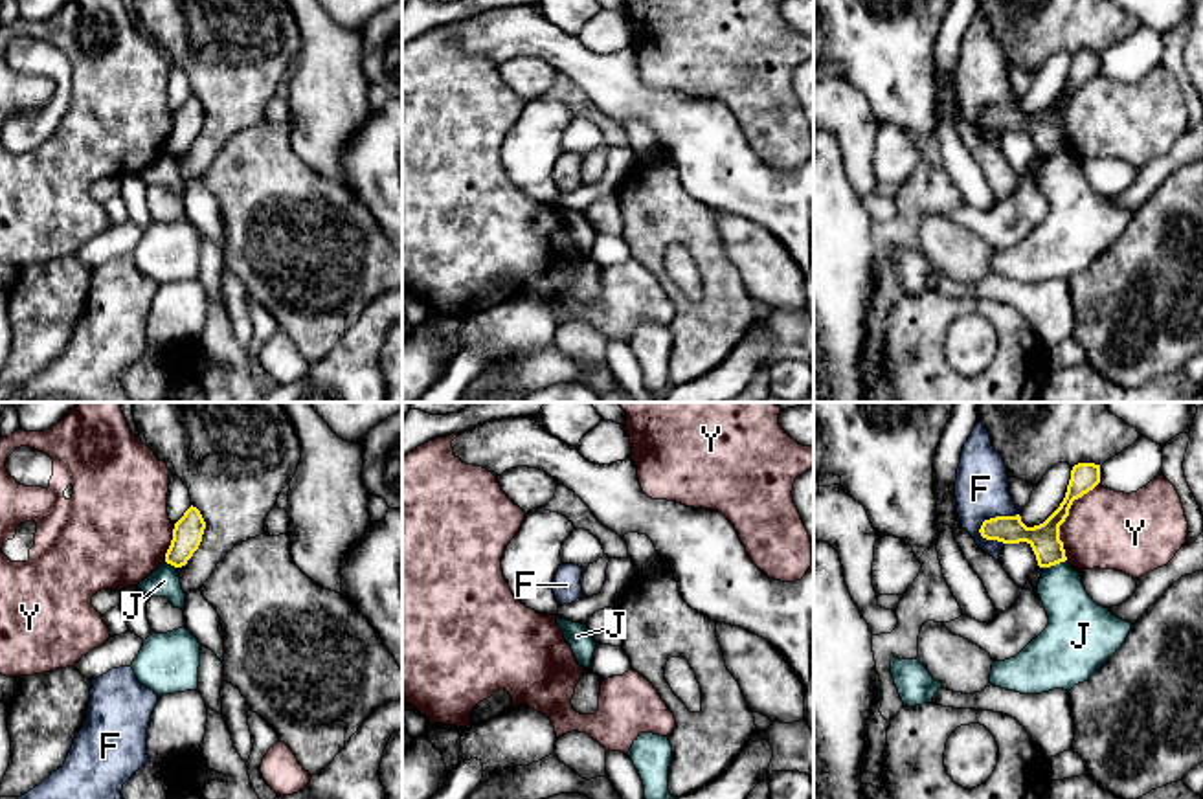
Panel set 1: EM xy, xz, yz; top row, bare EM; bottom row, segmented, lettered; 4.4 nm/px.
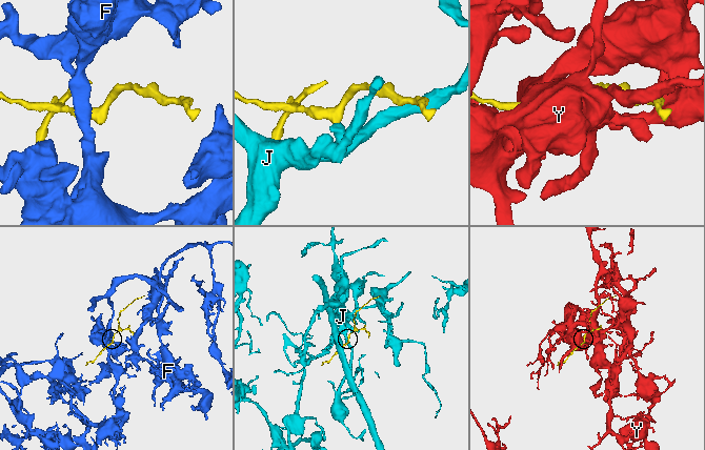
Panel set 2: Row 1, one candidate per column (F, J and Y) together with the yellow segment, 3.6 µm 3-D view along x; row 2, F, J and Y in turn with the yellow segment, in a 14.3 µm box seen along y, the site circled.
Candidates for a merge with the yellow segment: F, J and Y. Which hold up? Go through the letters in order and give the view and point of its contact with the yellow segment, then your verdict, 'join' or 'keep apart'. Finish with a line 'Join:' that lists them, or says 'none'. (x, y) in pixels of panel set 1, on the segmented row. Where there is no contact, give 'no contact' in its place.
F: yz (996, 517) | keep apart
J: yz (1055, 564) | keep apart
Y: yz (1066, 517) | keep apart
Join: none

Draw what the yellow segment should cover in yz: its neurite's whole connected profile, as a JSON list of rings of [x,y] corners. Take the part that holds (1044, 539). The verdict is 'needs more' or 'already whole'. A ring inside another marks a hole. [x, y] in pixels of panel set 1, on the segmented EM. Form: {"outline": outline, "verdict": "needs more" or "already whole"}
{"outline": [[[1078,463],[1071,470],[1067,492],[1060,507],[1040,525],[1027,527],[1021,516],[995,516],[984,520],[979,533],[986,540],[1003,544],[1027,542],[1038,560],[1040,568],[1051,568],[1065,562],[1063,542],[1060,540],[1060,525],[1069,516],[1074,500],[1082,498],[1100,483],[1100,465]]], "verdict": "already whole"}

